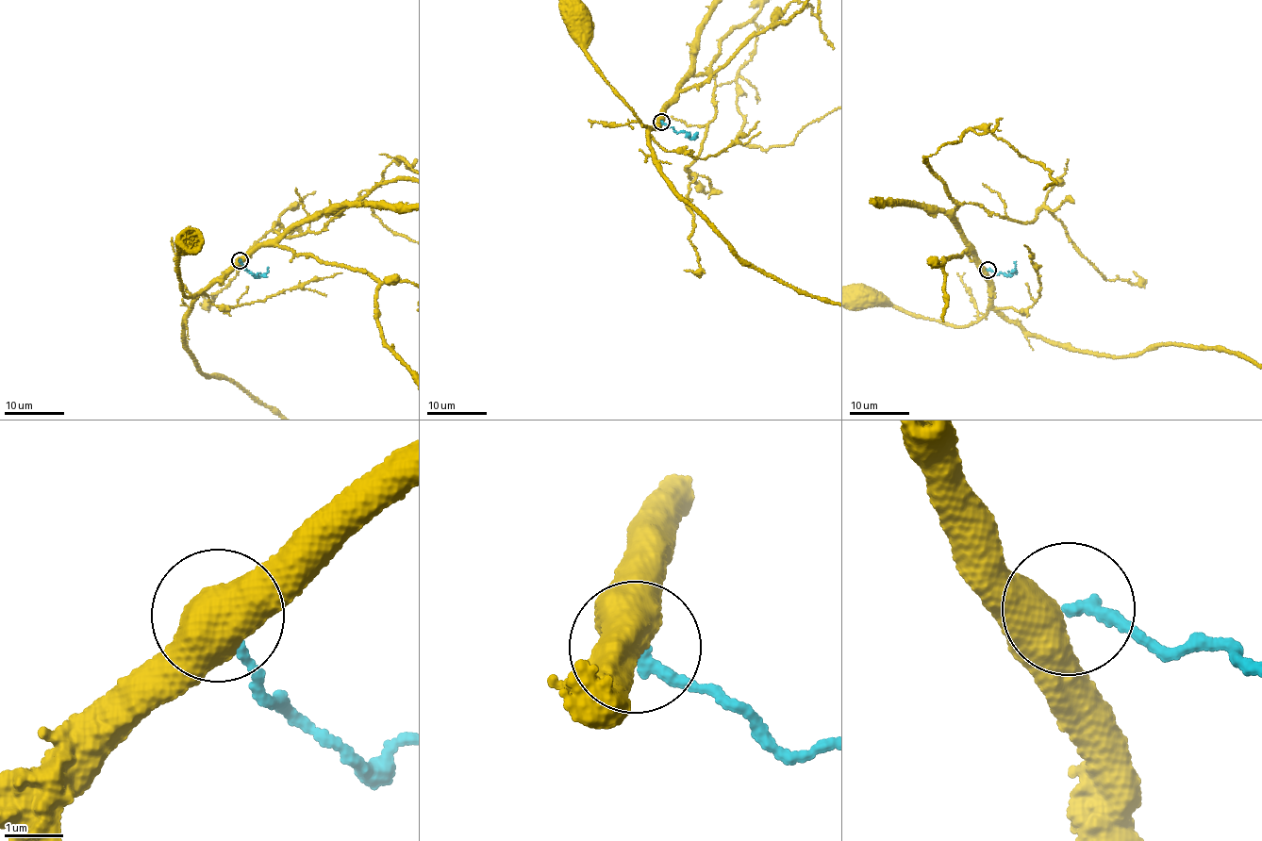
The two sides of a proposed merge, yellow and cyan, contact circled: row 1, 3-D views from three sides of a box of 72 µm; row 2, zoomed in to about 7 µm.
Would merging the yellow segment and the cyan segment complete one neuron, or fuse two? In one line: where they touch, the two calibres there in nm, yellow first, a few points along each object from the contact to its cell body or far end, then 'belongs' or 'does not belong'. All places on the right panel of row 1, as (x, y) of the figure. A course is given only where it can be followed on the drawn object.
at (988, 270); 550 nm thick on the yellow side, 200 nm on the other; yellow runs (988, 271), (991, 288), (988, 307), (969, 325), (951, 326), (888, 305), (874, 294), (858, 295); cyan runs (988, 270), (1008, 275), (1016, 272), (1014, 261); does not belong

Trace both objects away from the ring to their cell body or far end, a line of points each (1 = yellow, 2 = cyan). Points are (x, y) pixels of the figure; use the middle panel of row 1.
1: (661, 122), (655, 128), (641, 124), (590, 59), (585, 44), (575, 35), (572, 20), (577, 16)
2: (661, 122), (694, 137)

